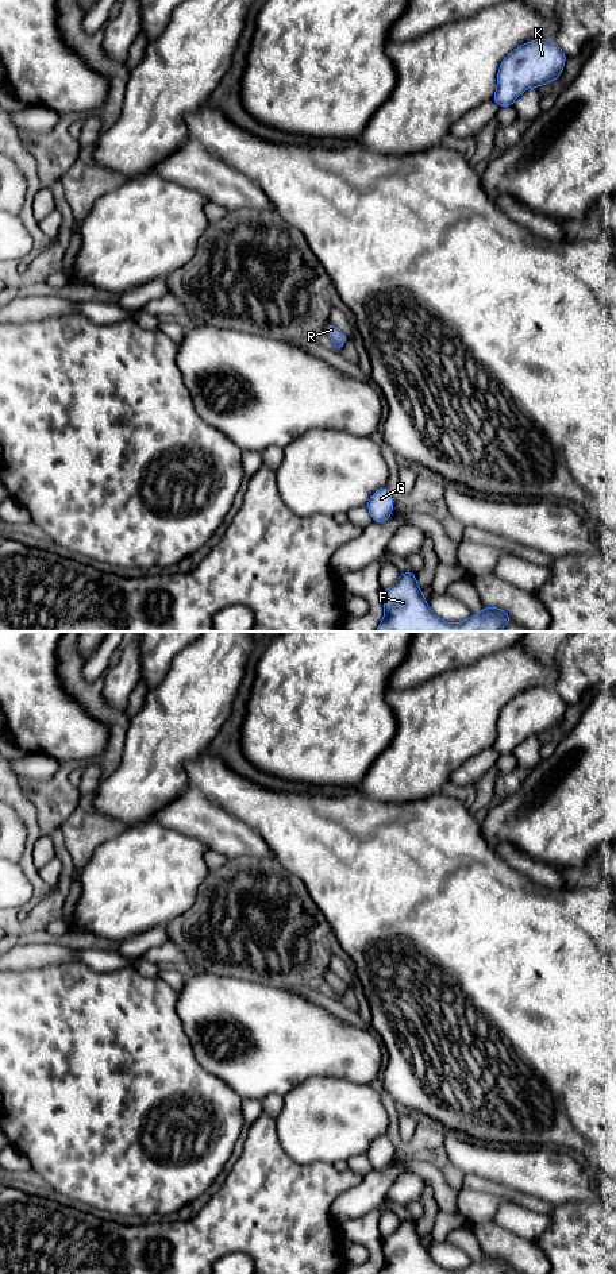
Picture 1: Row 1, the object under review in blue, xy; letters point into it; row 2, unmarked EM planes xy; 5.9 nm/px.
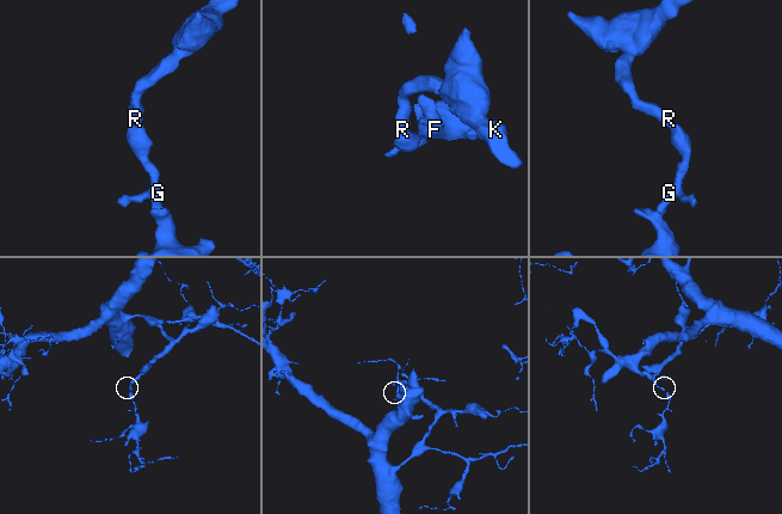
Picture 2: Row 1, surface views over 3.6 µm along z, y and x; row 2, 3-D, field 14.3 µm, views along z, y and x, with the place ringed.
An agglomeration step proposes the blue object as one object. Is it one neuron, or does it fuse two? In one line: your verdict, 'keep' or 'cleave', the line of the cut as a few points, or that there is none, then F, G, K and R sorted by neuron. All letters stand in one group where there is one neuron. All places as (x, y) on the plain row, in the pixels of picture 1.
keep | no cut | F G K R

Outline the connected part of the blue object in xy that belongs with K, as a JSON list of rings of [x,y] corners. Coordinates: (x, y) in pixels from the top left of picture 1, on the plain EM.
[[[534,687],[509,700],[497,719],[494,750],[513,753],[530,736],[555,729],[563,718],[567,703],[554,687]]]

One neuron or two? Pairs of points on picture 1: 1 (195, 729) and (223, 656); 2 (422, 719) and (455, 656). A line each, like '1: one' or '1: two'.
1: one
2: two

